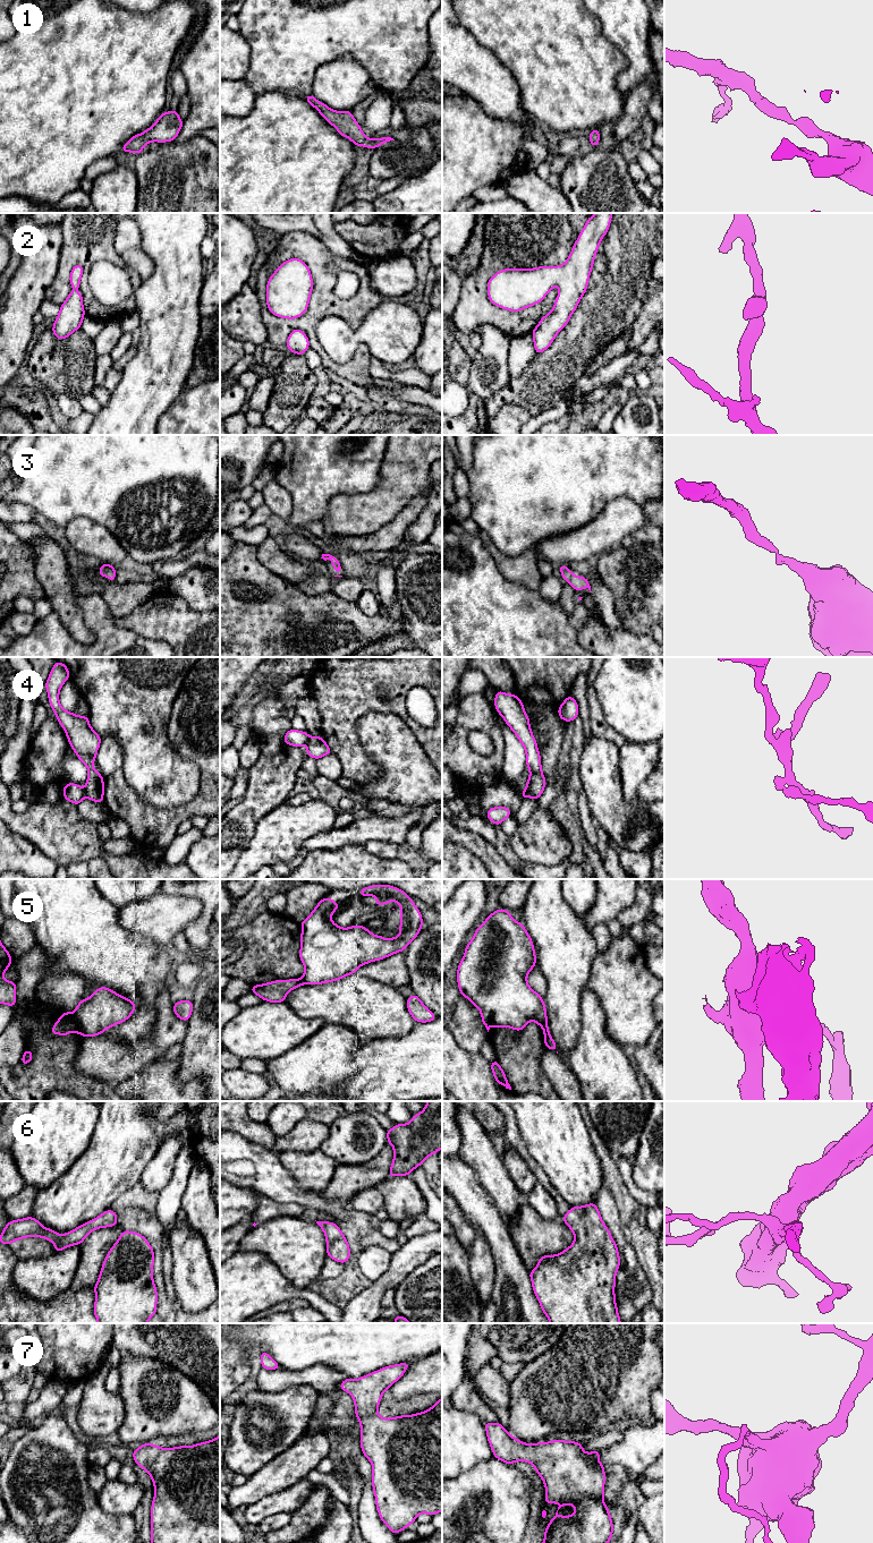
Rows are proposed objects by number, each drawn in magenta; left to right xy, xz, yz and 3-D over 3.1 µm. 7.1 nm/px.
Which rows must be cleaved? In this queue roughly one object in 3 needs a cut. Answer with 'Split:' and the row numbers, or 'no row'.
Split: 4, 5

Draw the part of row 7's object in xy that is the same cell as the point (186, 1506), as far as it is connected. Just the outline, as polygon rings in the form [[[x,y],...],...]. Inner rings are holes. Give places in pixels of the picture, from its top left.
[[[220,1434],[210,1441],[194,1446],[160,1448],[152,1443],[143,1443],[133,1451],[135,1463],[146,1470],[154,1484],[154,1498],[151,1507],[151,1543],[220,1543]]]

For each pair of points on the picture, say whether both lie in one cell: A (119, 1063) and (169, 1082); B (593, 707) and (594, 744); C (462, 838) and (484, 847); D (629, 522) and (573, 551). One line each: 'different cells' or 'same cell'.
A: different cells
B: different cells
C: same cell
D: same cell

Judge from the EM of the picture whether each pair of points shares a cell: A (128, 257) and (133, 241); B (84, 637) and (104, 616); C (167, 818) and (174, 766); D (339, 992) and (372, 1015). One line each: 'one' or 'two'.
A: two
B: two
C: two
D: one

